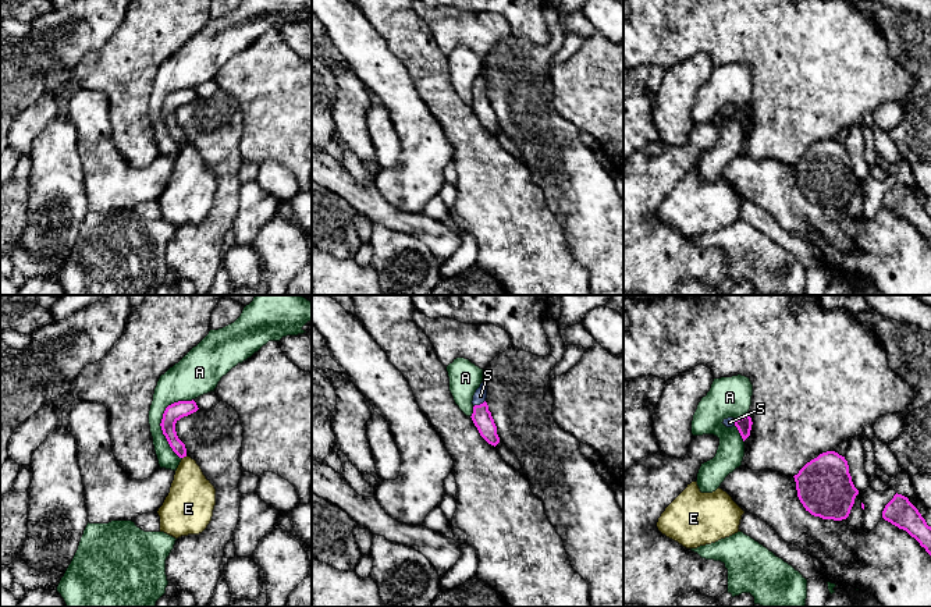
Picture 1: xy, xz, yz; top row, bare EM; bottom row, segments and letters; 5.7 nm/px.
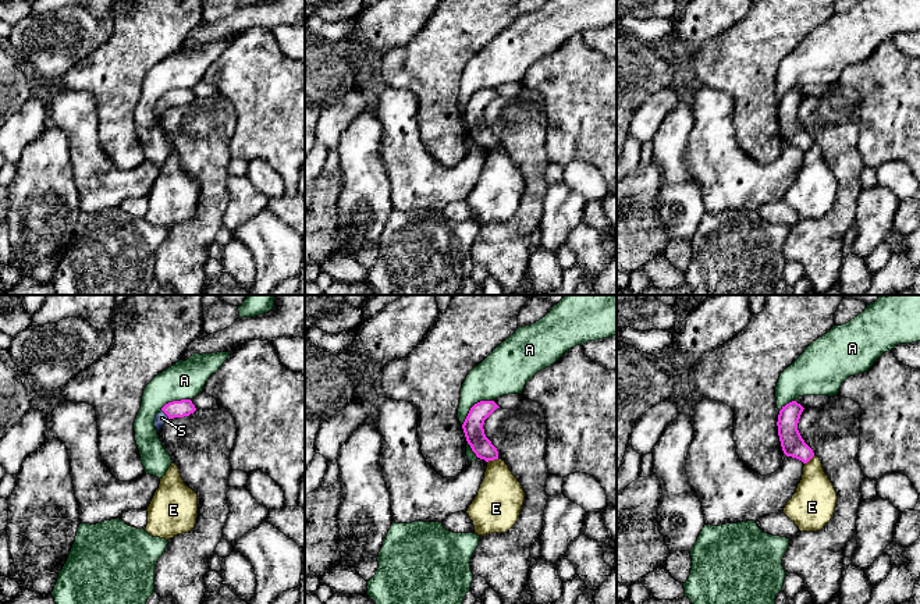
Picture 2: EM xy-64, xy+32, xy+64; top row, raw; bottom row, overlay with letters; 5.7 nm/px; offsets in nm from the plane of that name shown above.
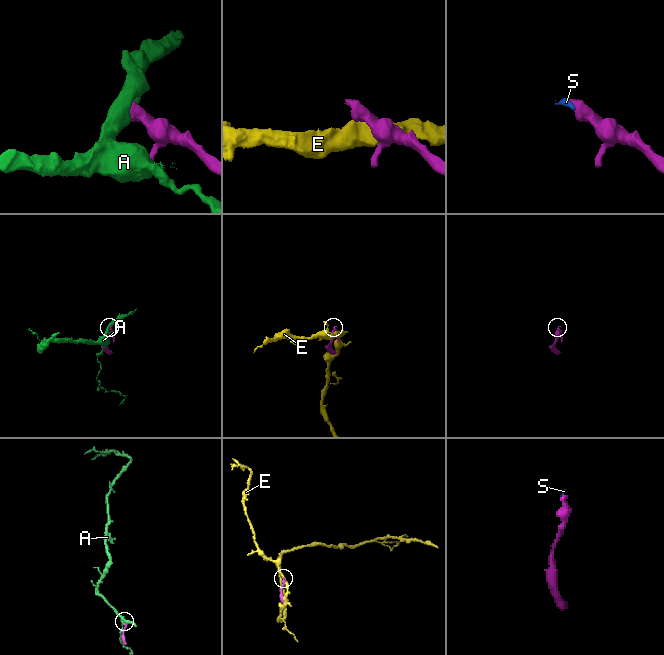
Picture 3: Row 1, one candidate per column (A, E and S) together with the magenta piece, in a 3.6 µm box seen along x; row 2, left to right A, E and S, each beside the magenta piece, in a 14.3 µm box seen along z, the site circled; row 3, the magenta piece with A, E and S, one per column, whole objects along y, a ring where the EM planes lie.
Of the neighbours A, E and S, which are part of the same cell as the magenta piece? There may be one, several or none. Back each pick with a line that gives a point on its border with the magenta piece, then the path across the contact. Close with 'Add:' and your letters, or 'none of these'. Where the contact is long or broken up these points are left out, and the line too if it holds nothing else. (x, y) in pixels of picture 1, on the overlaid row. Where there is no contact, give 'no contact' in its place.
S: contact xz (480, 404)
Add: S

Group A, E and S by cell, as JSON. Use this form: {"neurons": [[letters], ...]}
{"neurons": [["A"], ["E"], ["S"]]}

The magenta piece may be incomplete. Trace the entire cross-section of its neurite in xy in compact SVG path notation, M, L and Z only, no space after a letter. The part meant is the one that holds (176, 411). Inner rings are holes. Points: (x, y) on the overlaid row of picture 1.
M193 400L192 401L178 401L178 402L168 405L163 413L163 419L160 423L163 434L166 436L173 451L180 458L186 457L186 448L185 448L185 444L177 436L175 423L181 418L188 416L196 412L198 409L199 408Z

